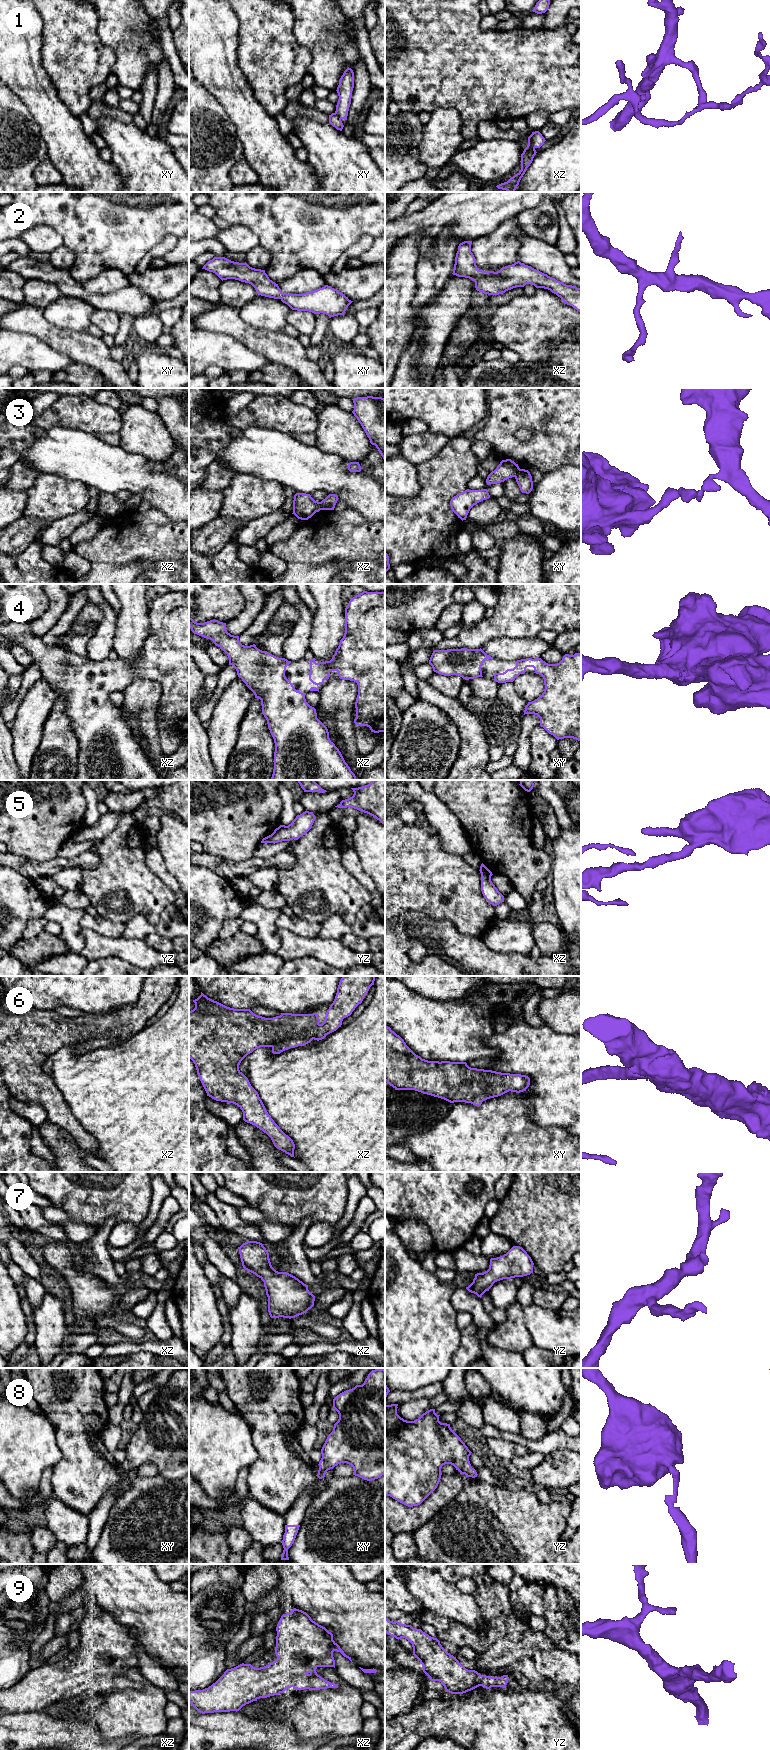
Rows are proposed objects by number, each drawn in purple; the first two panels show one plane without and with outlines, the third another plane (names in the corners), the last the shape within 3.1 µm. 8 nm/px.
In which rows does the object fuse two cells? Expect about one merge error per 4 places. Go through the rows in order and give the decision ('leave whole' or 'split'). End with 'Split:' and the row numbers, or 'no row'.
1: split
2: leave whole
3: split
4: leave whole
5: leave whole
6: leave whole
7: leave whole
8: leave whole
9: leave whole
Split: 1, 3

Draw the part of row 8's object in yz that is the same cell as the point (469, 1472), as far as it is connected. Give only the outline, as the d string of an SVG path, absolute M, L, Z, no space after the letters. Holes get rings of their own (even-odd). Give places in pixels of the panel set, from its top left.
M398 1404L385 1405L385 1497L390 1496L408 1506L420 1505L438 1486L441 1479L441 1468L445 1464L453 1465L460 1474L466 1477L477 1477L471 1467L471 1451L461 1438L451 1429L450 1424L441 1423L435 1409L423 1413L414 1421L407 1421L397 1414Z

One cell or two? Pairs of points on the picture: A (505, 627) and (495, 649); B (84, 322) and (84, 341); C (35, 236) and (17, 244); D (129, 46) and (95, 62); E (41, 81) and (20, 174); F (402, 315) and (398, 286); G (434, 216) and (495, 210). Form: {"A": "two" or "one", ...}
{"A": "two", "B": "two", "C": "two", "D": "two", "E": "two", "F": "one", "G": "one"}

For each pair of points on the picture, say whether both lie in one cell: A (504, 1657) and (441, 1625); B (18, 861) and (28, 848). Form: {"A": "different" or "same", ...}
{"A": "different", "B": "different"}

